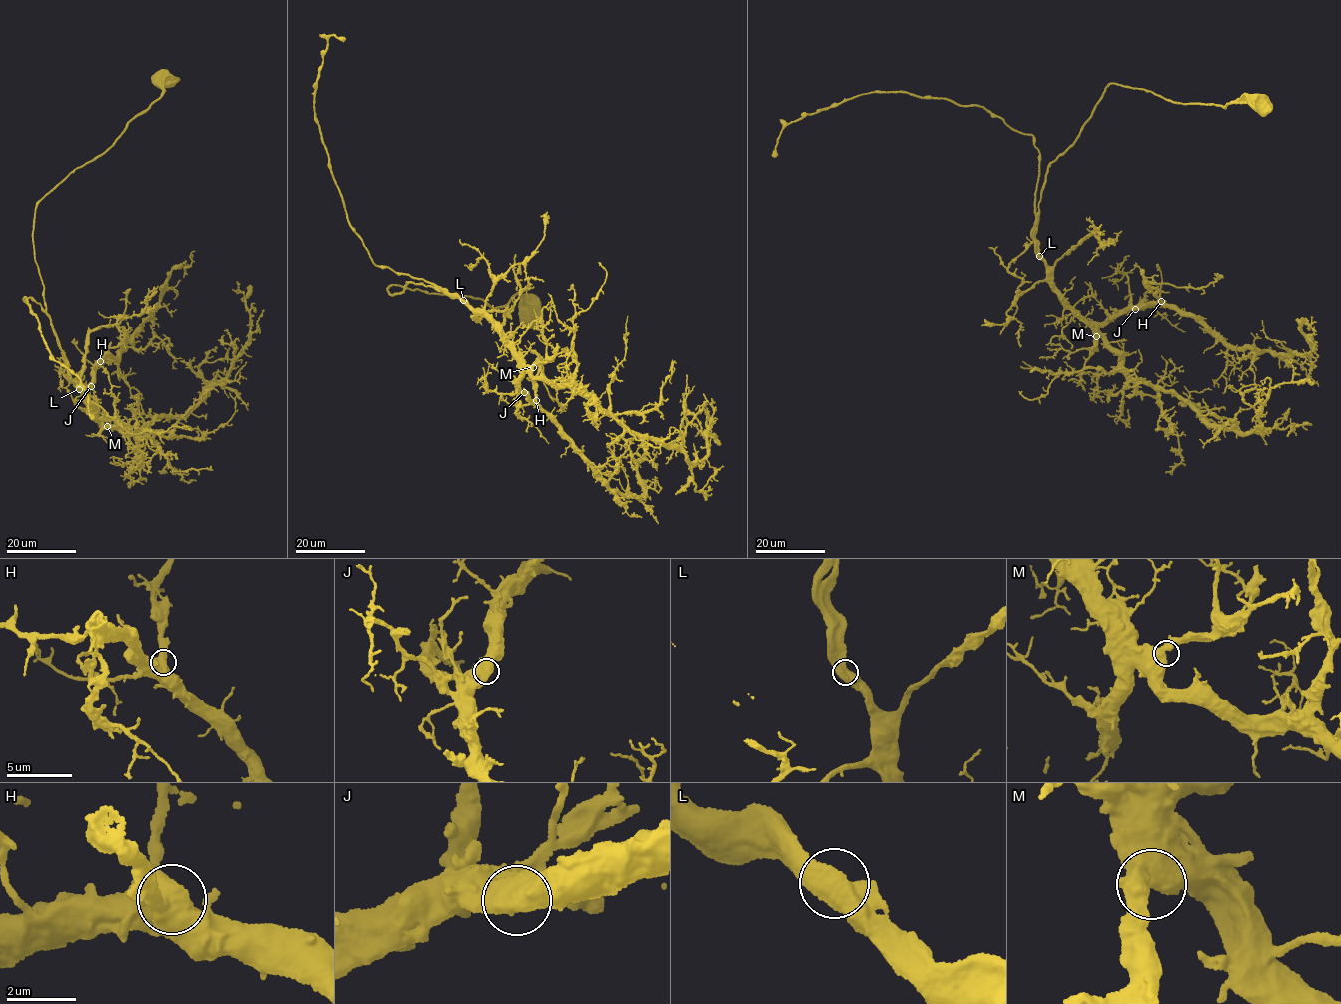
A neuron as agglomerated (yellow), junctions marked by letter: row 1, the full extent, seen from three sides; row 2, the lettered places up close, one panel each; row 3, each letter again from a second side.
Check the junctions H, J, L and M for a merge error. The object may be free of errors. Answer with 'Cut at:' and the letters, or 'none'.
Cut at: none

